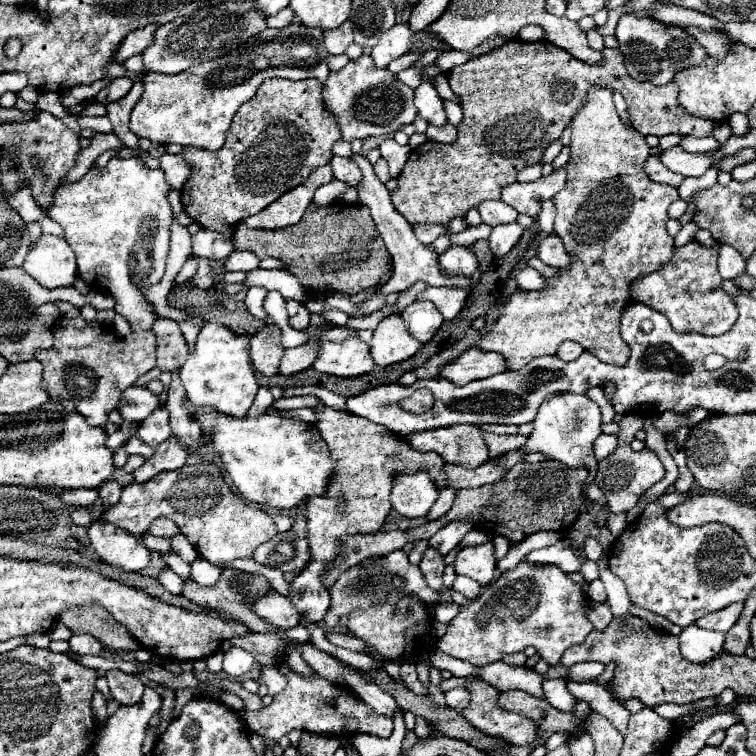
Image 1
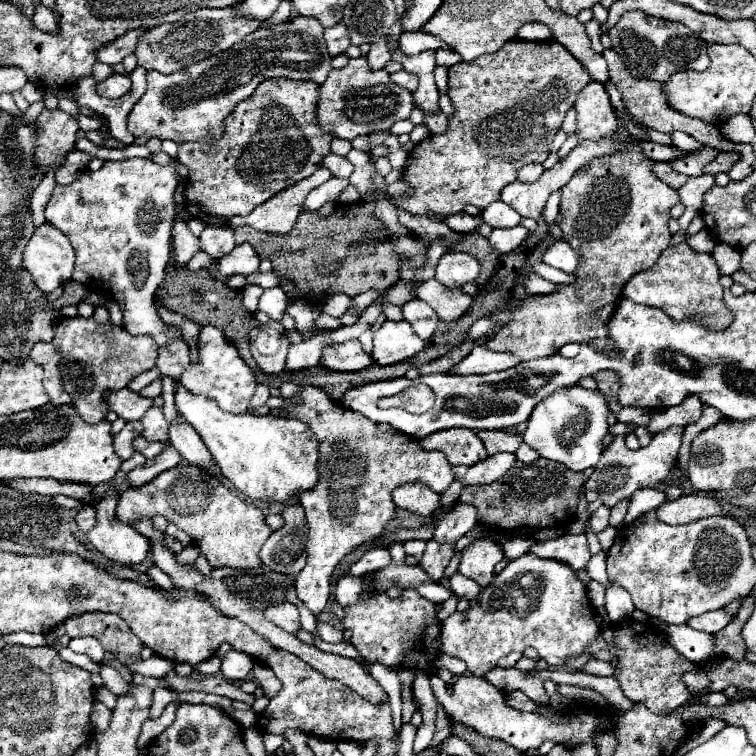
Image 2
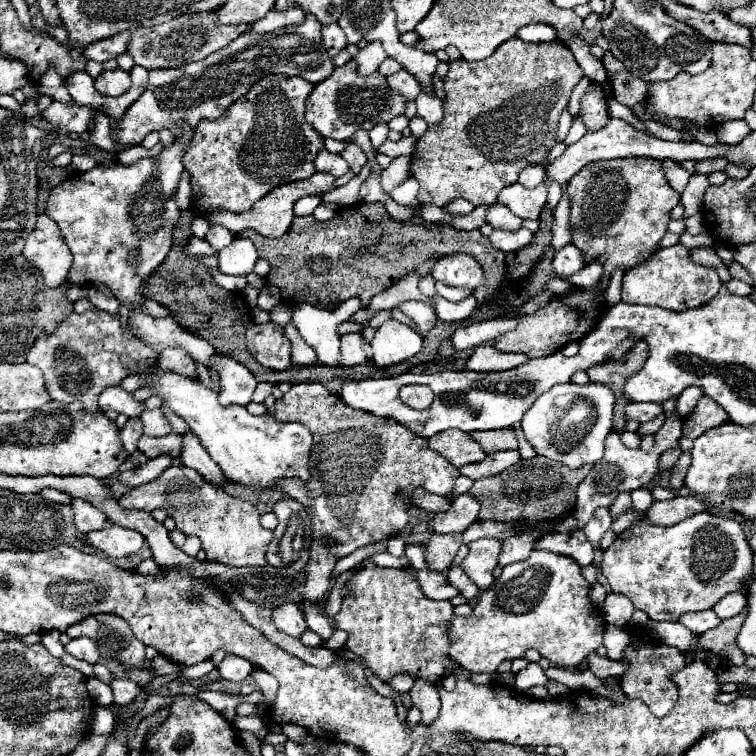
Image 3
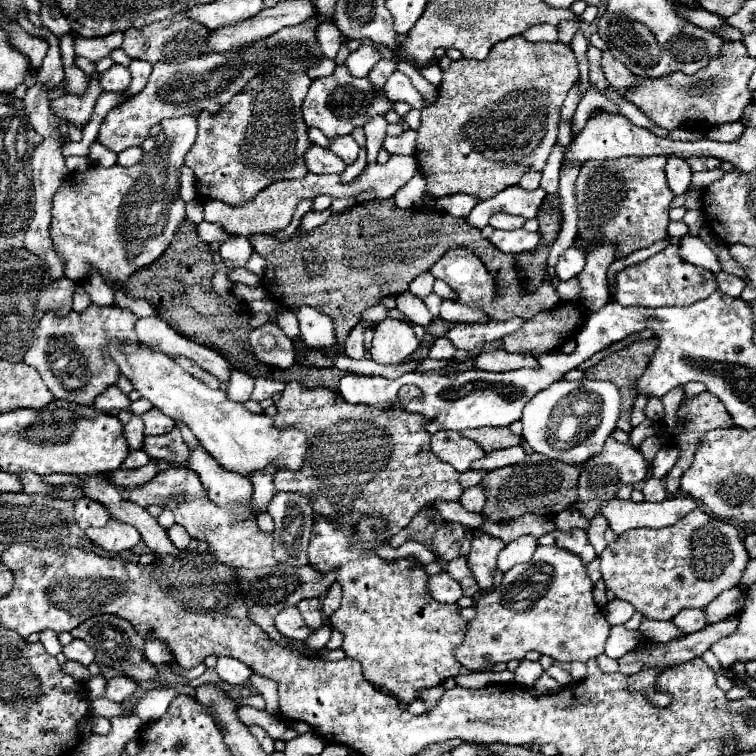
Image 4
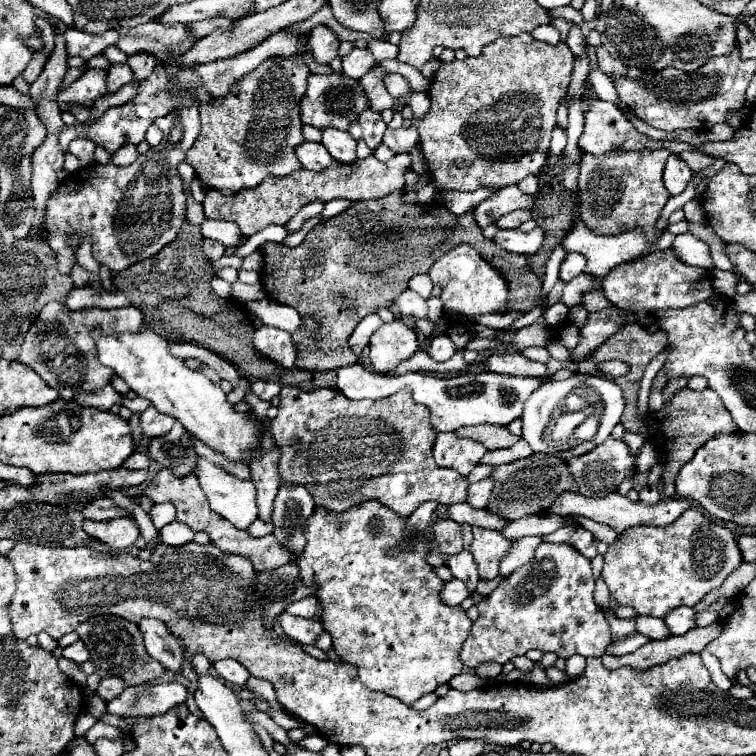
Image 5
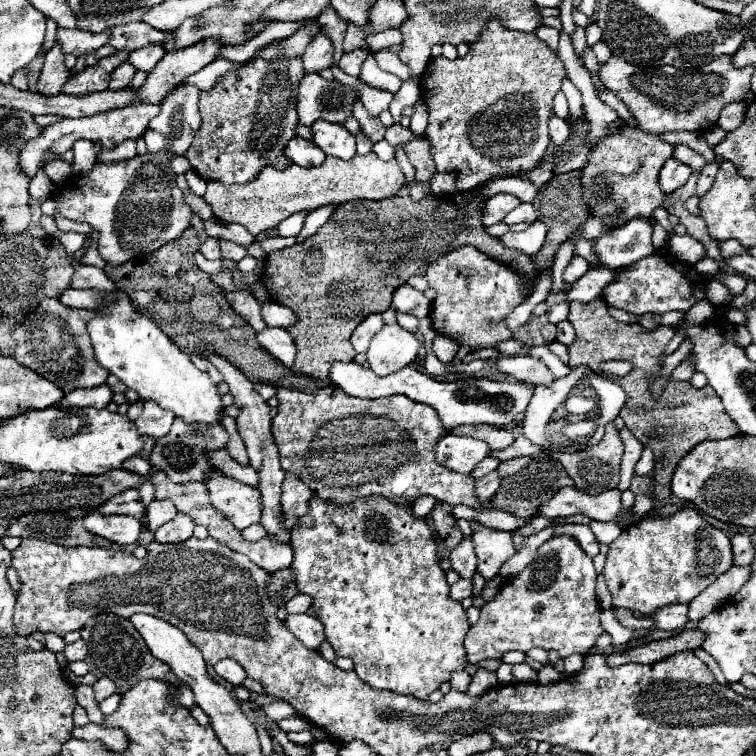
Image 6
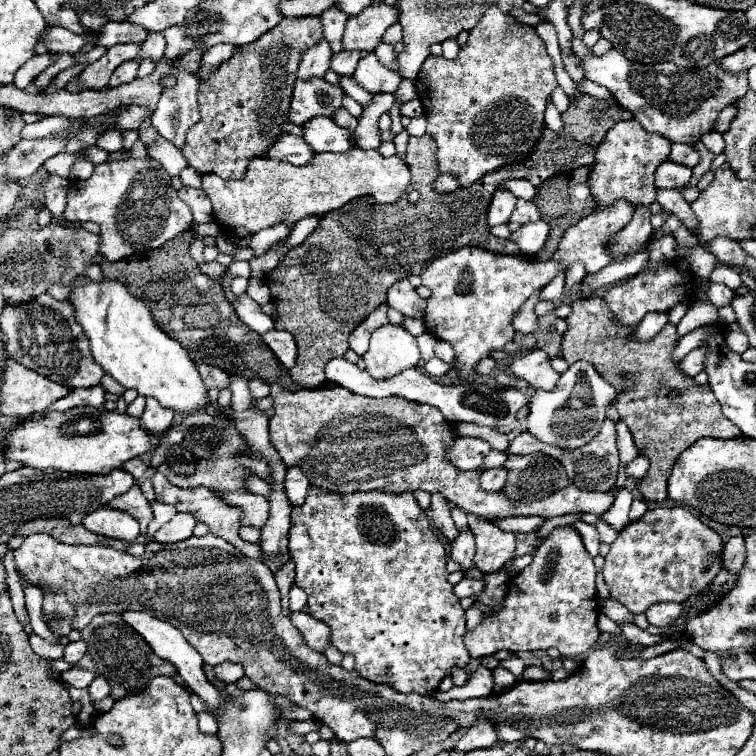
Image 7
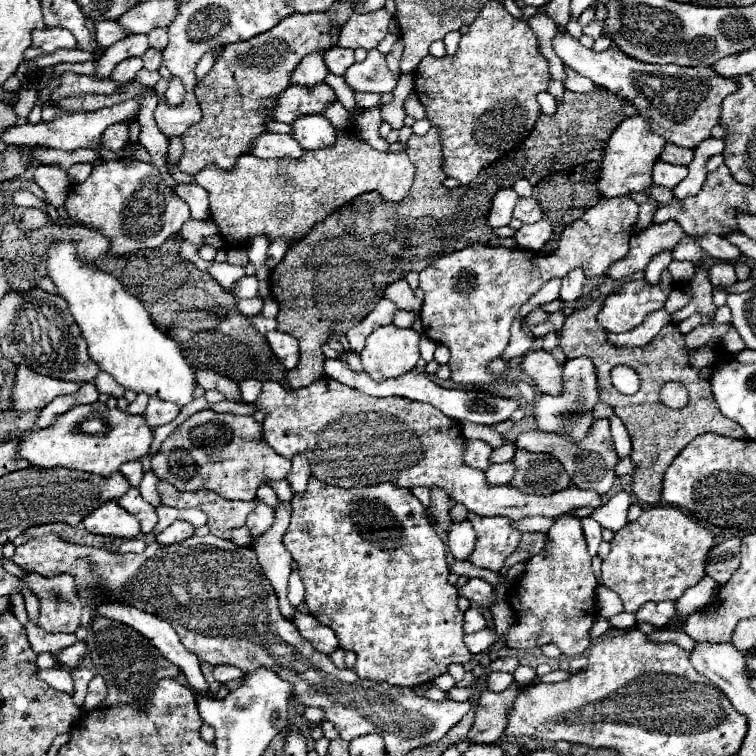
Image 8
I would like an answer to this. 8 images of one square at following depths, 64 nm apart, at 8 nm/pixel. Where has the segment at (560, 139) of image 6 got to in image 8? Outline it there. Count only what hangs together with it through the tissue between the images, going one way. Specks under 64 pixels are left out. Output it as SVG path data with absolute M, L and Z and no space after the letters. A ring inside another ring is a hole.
M540 92L538 102L540 102L542 112L544 112L546 116L554 116L554 114L556 114L556 100L554 100L548 92Z

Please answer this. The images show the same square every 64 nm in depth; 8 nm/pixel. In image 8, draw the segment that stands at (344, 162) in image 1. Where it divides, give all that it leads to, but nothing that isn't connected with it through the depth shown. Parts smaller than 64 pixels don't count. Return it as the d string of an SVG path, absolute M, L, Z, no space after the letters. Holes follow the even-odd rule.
M266 134L252 144L252 154L258 158L292 158L304 156L304 148L288 134Z

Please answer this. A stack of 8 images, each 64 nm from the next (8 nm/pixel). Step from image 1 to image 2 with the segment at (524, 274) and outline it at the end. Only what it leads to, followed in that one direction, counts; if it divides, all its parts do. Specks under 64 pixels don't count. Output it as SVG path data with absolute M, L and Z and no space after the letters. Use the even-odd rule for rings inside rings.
M530 272L526 278L524 278L524 288L528 294L550 294L556 290L556 284L540 278L536 272Z

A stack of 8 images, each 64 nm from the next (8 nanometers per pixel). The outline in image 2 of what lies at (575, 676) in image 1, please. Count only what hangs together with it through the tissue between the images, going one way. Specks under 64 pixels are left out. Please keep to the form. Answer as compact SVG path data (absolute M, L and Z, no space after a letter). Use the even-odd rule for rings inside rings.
M588 660L582 666L582 672L594 674L594 676L614 676L614 668L608 662L602 662L602 660Z

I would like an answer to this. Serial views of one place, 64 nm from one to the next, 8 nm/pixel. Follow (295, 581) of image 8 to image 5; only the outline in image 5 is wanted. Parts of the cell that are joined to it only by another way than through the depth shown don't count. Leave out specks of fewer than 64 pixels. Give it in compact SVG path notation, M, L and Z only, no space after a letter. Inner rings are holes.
M310 596L306 600L298 600L296 604L290 604L286 610L298 616L304 616L304 618L316 618L320 614L320 604L314 596Z

